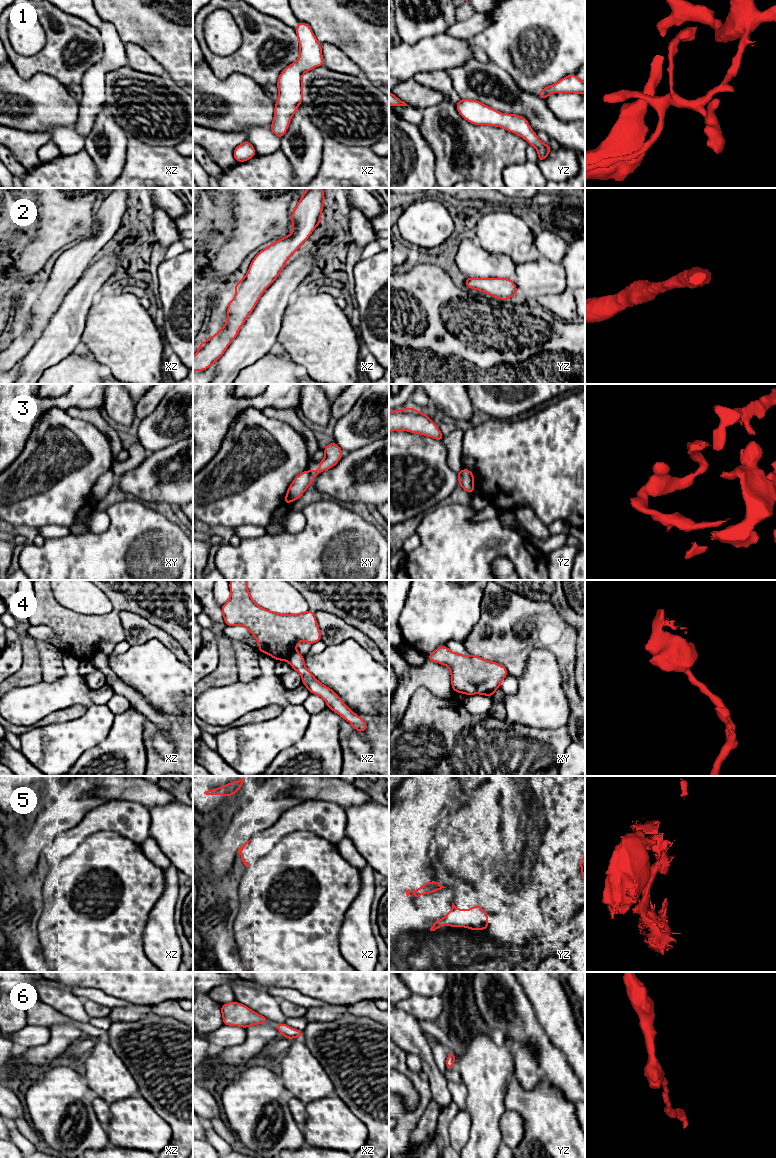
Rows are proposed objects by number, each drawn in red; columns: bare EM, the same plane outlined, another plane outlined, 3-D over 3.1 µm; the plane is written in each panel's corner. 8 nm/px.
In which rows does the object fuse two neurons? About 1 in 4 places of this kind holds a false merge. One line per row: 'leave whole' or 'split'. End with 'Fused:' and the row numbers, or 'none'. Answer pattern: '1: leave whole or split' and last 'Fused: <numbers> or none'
1: leave whole
2: leave whole
3: split
4: split
5: split
6: leave whole
Fused: 3, 4, 5

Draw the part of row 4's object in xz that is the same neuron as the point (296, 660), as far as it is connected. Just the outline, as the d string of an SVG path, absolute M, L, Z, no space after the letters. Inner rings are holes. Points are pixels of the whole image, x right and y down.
M295 651L288 657L287 662L302 676L302 683L310 693L322 697L327 707L347 720L356 731L366 733L365 720L351 711L332 689L323 685L313 676L305 666L304 655Z

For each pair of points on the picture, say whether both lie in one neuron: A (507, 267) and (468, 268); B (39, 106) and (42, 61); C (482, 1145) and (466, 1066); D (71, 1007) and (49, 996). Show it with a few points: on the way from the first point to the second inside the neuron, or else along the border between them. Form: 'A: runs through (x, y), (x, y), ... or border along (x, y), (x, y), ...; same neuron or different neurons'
A: runs through (497, 267), (478, 267); same neuron
B: border along (17, 72), (24, 78), (45, 72), (62, 83); different neurons
C: runs through (482, 1125), (482, 1086); same neuron
D: runs through (66, 1002), (54, 996); same neuron

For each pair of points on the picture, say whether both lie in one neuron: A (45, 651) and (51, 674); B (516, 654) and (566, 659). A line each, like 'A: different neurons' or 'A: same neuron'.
A: same neuron
B: same neuron

